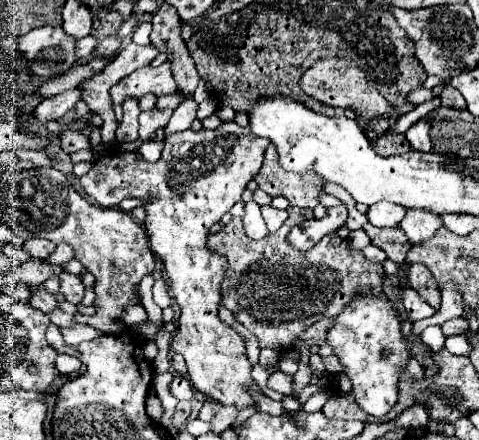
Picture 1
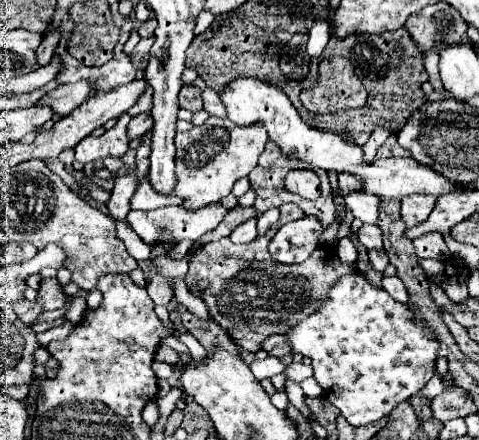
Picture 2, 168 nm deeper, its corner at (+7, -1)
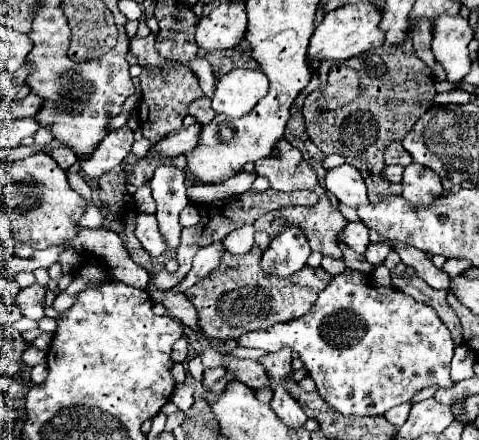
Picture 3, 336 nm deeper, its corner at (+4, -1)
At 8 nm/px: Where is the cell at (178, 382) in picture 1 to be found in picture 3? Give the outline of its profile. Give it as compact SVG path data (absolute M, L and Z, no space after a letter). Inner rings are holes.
M182 385L182 387L178 387L178 389L174 391L174 395L172 395L172 401L176 403L176 407L178 407L180 411L188 411L188 409L190 409L190 405L194 403L192 389L190 389L188 385Z

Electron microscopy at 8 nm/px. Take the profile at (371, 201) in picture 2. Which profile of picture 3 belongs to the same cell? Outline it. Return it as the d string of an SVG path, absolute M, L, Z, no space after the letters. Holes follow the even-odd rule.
M342 165L336 169L330 169L326 173L324 185L328 191L332 191L340 203L348 207L360 207L368 203L368 191L362 173L352 165Z

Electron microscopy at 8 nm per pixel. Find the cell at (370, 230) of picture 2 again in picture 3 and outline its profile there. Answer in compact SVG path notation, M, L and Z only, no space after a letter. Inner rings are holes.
M358 221L358 223L348 223L344 227L344 231L338 235L340 241L344 241L348 247L352 247L358 253L364 253L366 247L370 245L370 237L368 237L368 227Z

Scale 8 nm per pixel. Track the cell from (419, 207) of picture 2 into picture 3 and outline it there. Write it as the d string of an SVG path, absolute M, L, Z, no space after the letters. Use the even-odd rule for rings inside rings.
M410 163L404 169L402 187L404 187L402 197L416 209L432 205L444 193L440 177L432 169L416 163Z

